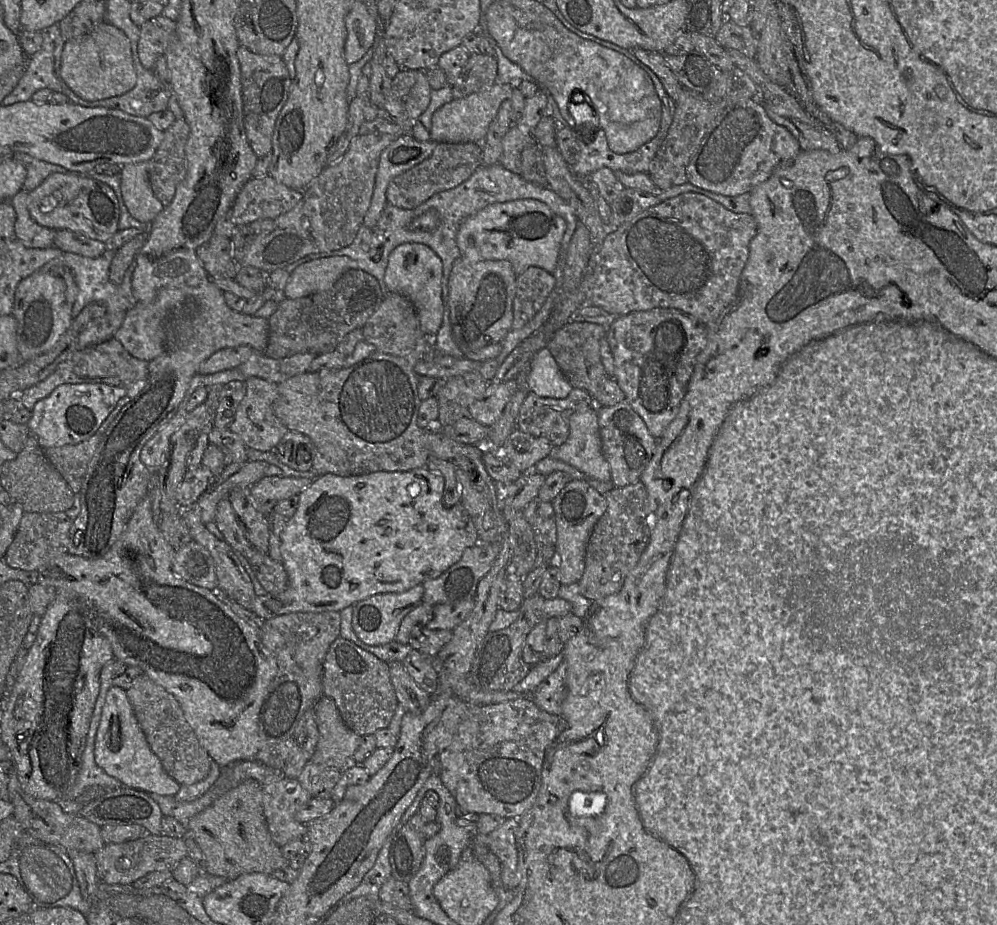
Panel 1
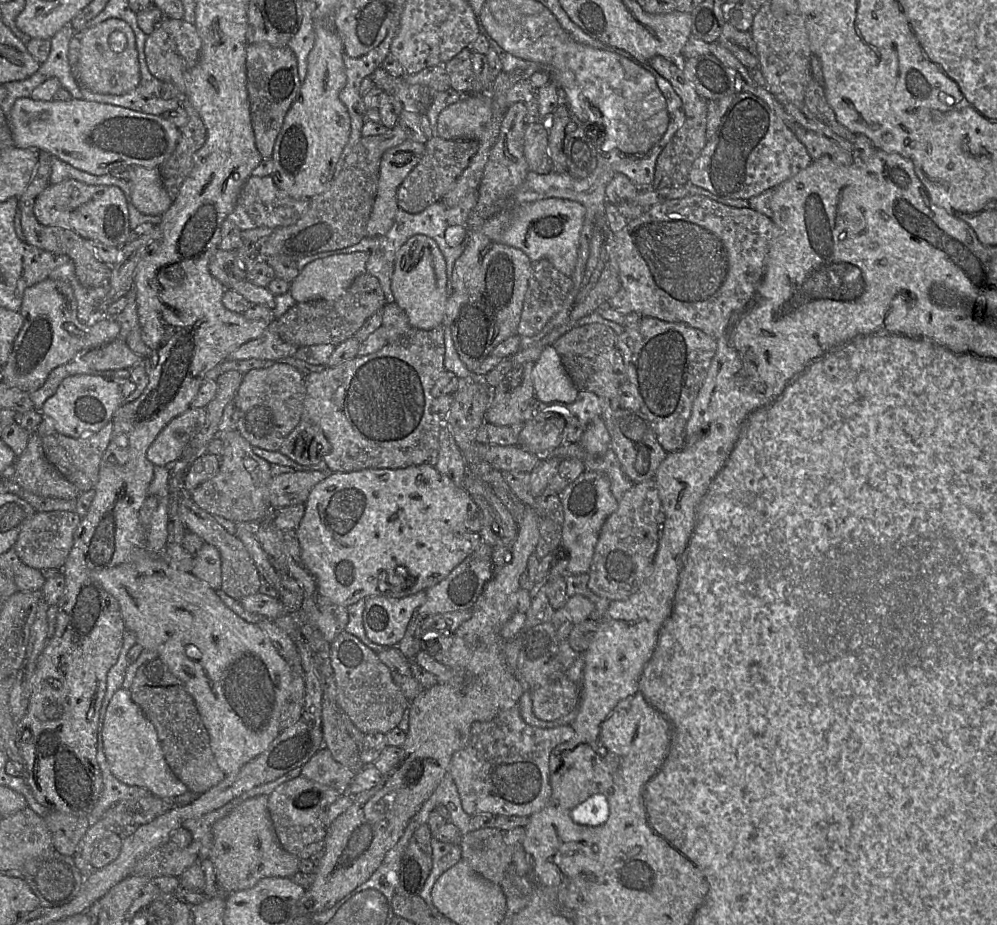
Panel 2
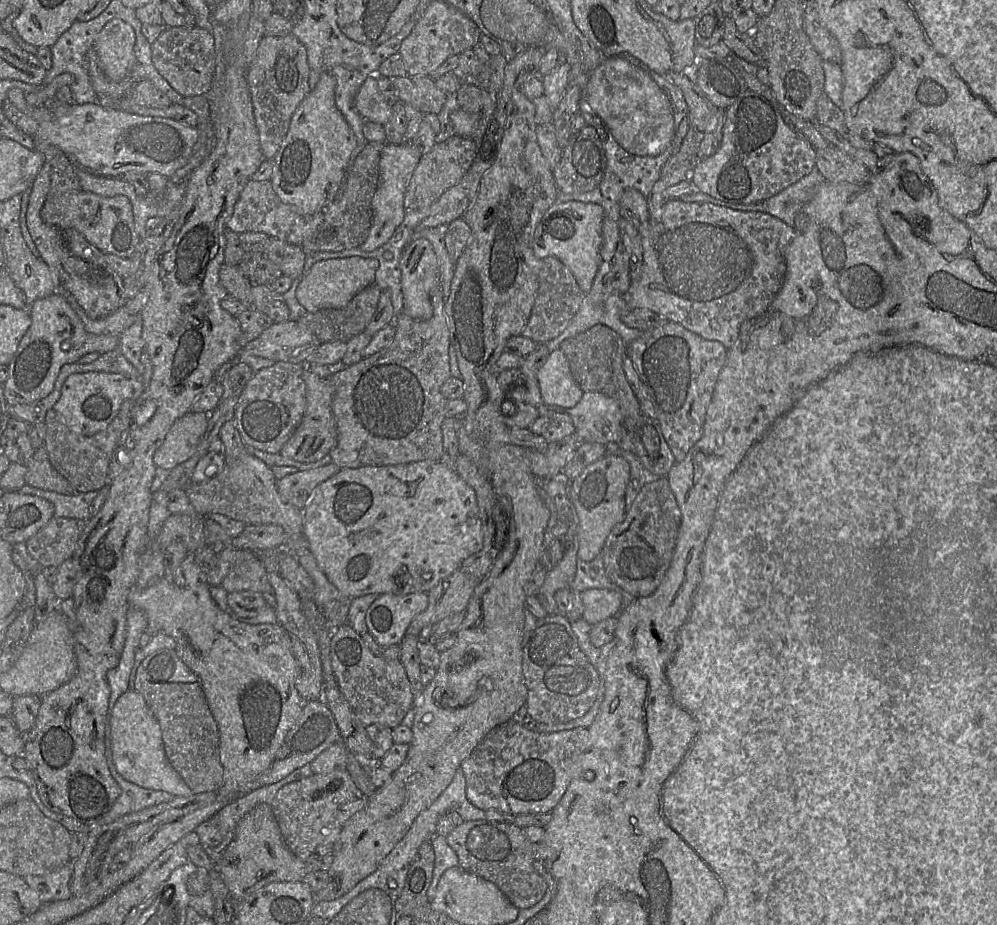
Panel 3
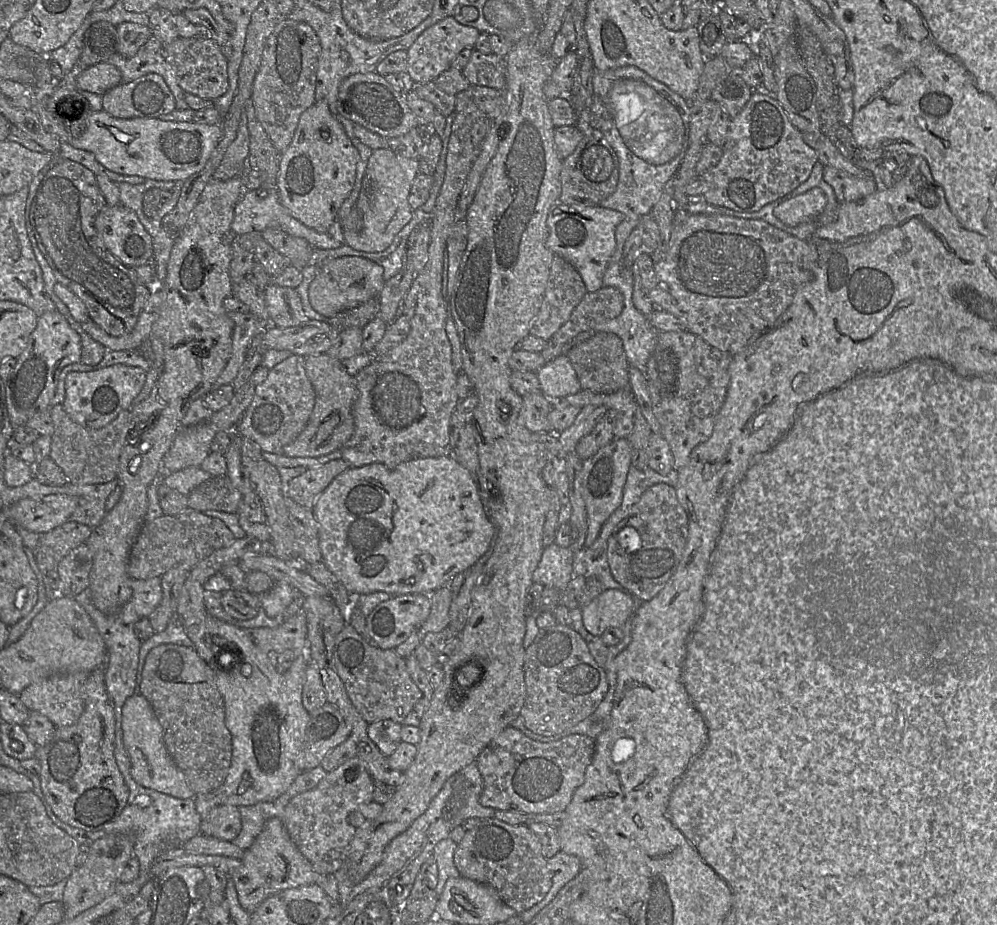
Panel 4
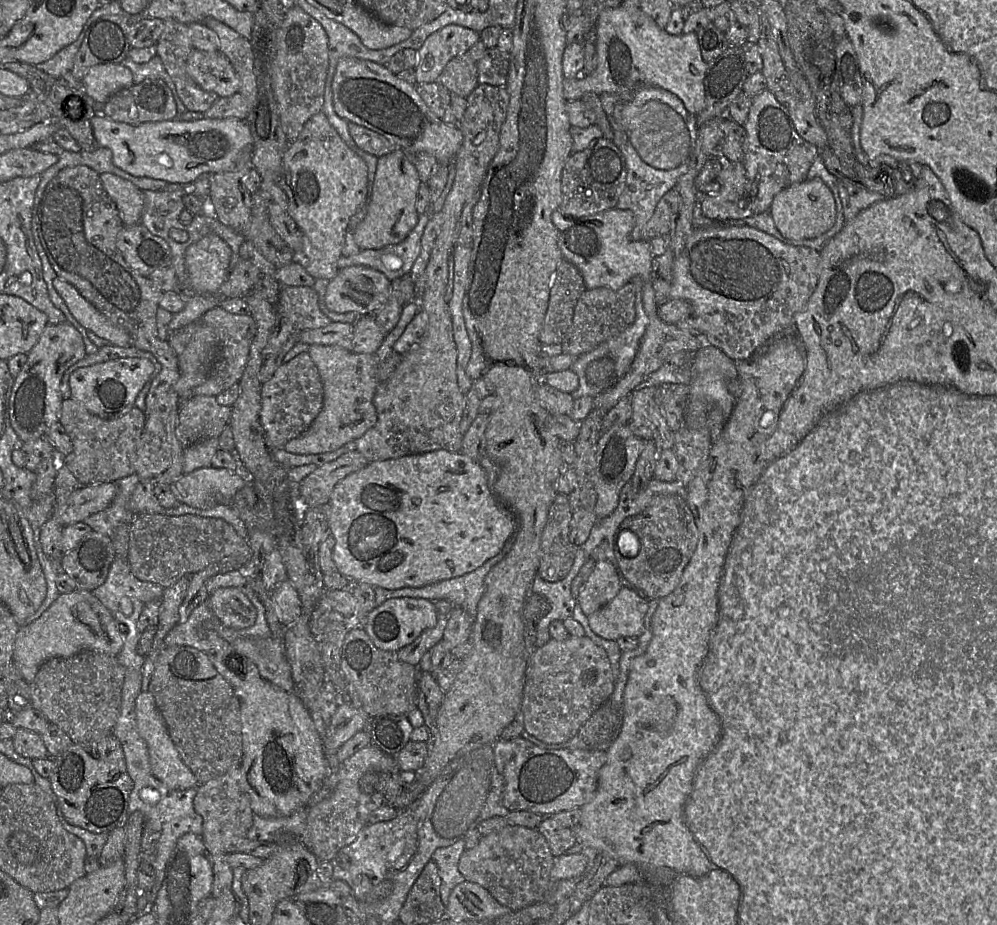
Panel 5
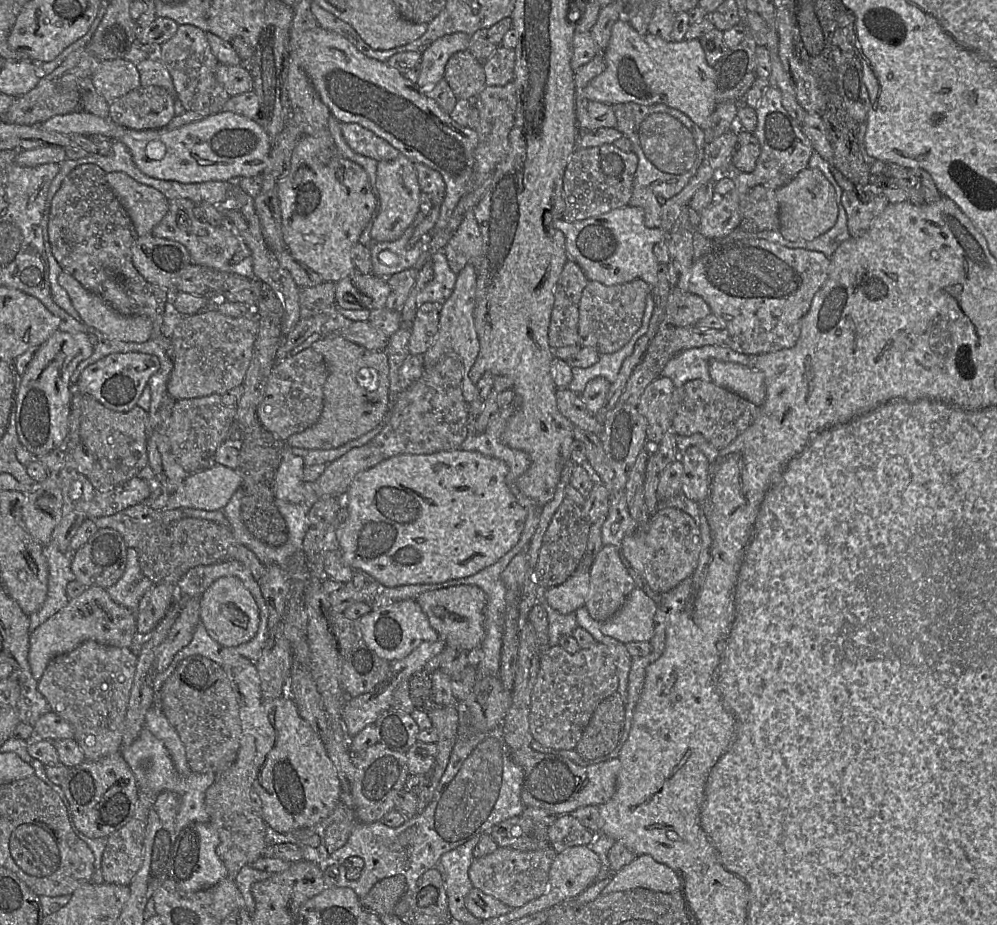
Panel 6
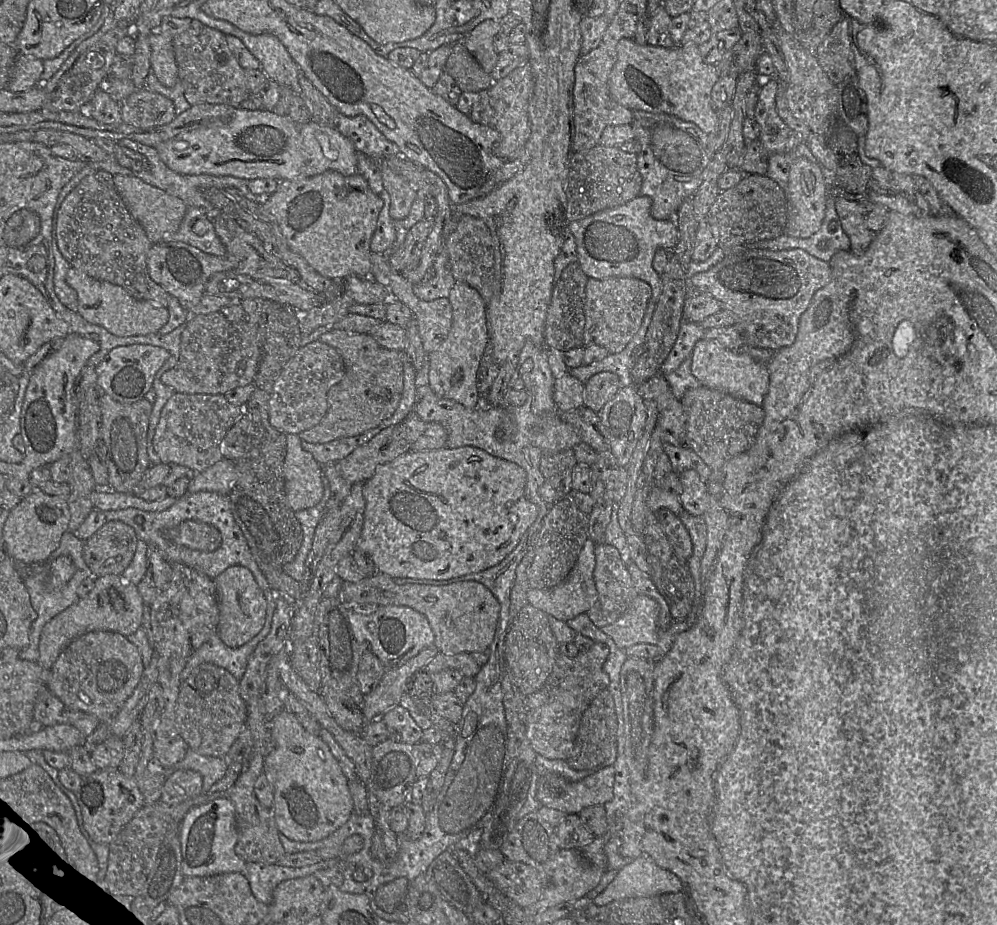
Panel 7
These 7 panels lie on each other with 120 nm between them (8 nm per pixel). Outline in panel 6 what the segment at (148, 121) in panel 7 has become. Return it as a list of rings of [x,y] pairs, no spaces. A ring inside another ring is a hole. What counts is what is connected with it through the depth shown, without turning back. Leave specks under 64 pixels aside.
[[[140,86],[109,106],[113,122],[135,130],[163,128],[174,117],[174,98],[159,86]]]

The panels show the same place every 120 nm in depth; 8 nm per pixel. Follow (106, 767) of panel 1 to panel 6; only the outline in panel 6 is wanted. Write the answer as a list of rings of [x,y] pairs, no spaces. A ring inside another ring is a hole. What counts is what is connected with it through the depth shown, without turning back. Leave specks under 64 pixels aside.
[[[156,703],[146,713],[145,727],[166,747],[177,772],[182,776],[191,774],[185,746]]]

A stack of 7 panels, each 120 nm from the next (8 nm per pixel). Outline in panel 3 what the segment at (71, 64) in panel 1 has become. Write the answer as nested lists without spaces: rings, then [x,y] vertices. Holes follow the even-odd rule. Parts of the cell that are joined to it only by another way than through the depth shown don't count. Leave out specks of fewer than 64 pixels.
[[[115,18],[105,24],[95,40],[99,67],[114,82],[122,81],[133,69],[136,34],[131,25]]]

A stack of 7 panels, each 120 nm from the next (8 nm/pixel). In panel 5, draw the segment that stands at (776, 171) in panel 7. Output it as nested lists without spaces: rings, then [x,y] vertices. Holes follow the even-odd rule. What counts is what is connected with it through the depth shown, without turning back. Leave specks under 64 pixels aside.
[[[806,179],[775,195],[769,212],[779,232],[788,239],[812,239],[828,231],[836,220],[836,206],[829,187],[820,179]]]

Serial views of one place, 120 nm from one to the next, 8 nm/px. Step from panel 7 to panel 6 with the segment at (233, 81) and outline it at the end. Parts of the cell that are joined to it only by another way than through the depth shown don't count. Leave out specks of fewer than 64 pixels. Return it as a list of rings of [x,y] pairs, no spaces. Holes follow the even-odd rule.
[[[179,25],[175,35],[158,47],[157,56],[170,72],[176,91],[186,111],[195,111],[205,117],[222,111],[230,95],[216,79],[215,73],[219,62],[211,51],[206,32],[193,25]]]

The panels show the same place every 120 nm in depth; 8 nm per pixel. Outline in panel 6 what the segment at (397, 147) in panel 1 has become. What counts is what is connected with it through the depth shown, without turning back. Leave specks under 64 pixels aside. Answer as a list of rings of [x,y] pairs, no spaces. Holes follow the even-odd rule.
[[[399,153],[393,160],[377,164],[376,187],[379,192],[379,211],[371,229],[373,243],[392,242],[399,239],[412,225],[418,212],[421,189],[415,163]]]

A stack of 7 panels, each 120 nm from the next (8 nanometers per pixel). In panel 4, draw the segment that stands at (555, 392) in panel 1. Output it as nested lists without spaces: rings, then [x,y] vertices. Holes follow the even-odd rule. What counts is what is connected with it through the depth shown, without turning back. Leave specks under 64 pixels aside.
[[[566,353],[546,362],[537,372],[542,393],[548,399],[561,399],[582,390]]]

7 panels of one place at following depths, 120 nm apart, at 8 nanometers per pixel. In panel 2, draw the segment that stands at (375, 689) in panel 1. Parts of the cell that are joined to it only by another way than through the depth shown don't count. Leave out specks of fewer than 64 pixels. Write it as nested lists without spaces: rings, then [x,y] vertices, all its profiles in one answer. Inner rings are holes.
[[[342,631],[331,643],[331,666],[337,686],[337,704],[364,734],[388,733],[397,727],[410,702],[394,682],[389,668],[377,653],[353,634]]]

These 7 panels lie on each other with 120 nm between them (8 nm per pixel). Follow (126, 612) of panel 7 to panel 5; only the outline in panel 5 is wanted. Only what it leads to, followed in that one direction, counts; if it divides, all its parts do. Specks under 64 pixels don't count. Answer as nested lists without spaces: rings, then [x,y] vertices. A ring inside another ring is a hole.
[[[92,591],[60,594],[37,620],[19,629],[14,643],[13,662],[23,679],[30,684],[40,666],[54,657],[69,657],[84,650],[116,656],[123,647],[126,630],[126,626],[114,618]]]

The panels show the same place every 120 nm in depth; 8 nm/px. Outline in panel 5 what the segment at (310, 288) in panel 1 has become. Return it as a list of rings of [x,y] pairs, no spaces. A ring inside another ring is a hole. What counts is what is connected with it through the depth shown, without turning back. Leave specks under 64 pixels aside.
[[[363,265],[339,269],[337,275],[326,286],[324,303],[336,313],[357,313],[361,316],[374,315],[390,298],[391,283],[383,273]]]

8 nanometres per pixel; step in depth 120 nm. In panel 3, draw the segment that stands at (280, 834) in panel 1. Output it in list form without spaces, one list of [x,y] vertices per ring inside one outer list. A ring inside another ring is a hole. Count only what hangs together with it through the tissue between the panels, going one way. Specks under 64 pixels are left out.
[[[347,769],[333,770],[327,774],[313,774],[284,785],[278,790],[271,807],[286,845],[298,858],[306,861],[315,853],[318,846],[333,845],[339,839],[342,825],[337,820],[338,810],[342,805],[359,797],[365,796],[357,788]]]

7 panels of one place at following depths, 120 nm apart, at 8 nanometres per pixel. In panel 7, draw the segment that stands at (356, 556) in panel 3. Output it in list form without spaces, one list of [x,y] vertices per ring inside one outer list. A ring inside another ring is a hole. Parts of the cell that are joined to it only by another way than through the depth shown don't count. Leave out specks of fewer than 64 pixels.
[[[445,446],[434,450],[409,451],[378,466],[374,475],[364,482],[364,522],[356,550],[367,554],[372,559],[378,573],[386,574],[393,579],[449,580],[482,572],[503,561],[517,547],[538,516],[537,506],[525,496],[526,481],[526,472],[518,464],[493,456],[475,446],[458,448]]]

